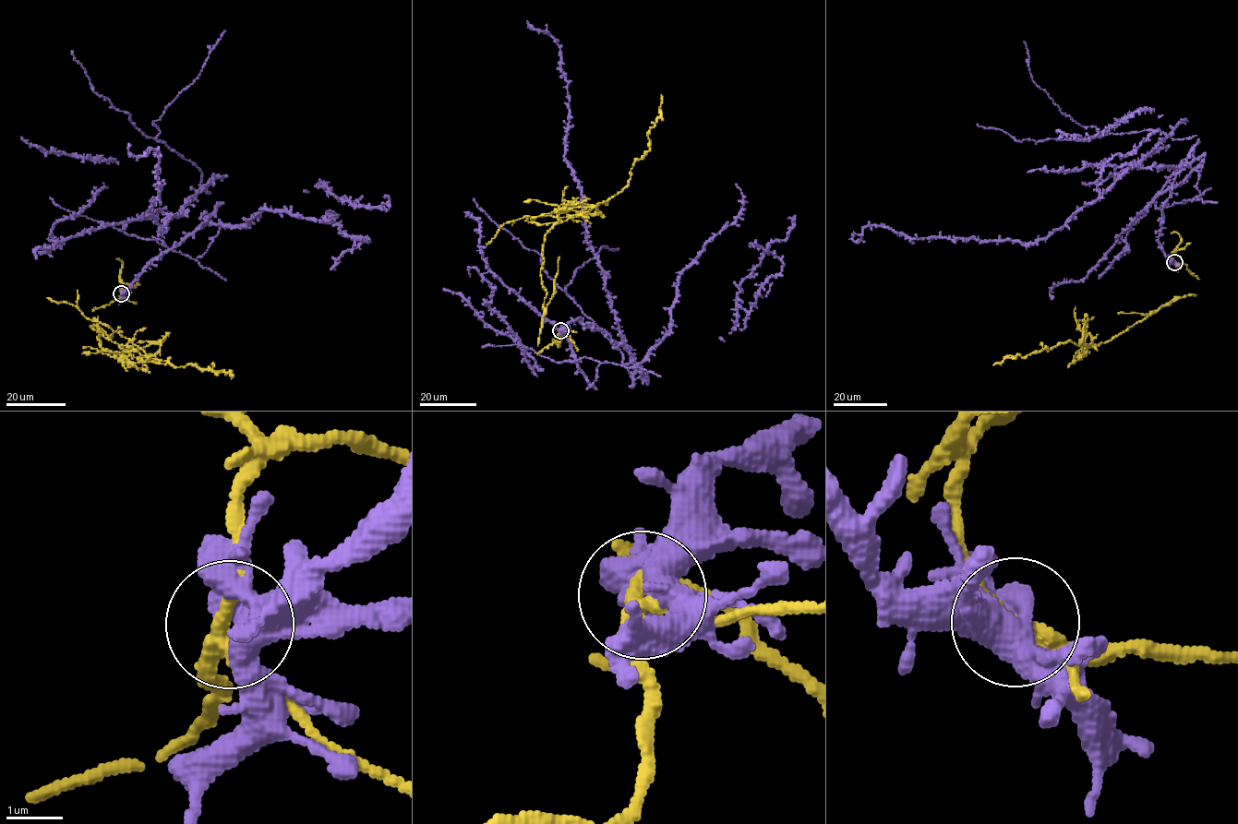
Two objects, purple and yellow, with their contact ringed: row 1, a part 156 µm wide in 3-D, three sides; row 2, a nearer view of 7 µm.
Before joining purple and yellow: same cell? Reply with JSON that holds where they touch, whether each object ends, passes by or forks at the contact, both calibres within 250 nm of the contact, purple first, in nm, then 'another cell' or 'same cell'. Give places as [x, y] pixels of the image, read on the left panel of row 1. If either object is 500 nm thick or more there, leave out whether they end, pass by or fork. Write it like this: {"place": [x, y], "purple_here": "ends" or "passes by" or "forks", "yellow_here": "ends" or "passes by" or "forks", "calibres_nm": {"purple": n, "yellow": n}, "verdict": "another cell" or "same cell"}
{"place": [121, 293], "purple_here": "forks", "yellow_here": "forks", "calibres_nm": {"purple": 420, "yellow": 200}, "verdict": "another cell"}

